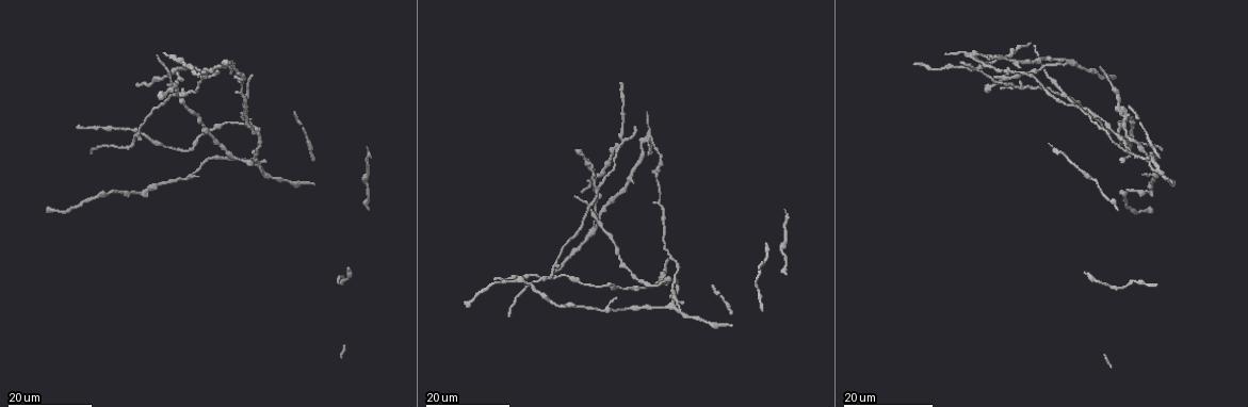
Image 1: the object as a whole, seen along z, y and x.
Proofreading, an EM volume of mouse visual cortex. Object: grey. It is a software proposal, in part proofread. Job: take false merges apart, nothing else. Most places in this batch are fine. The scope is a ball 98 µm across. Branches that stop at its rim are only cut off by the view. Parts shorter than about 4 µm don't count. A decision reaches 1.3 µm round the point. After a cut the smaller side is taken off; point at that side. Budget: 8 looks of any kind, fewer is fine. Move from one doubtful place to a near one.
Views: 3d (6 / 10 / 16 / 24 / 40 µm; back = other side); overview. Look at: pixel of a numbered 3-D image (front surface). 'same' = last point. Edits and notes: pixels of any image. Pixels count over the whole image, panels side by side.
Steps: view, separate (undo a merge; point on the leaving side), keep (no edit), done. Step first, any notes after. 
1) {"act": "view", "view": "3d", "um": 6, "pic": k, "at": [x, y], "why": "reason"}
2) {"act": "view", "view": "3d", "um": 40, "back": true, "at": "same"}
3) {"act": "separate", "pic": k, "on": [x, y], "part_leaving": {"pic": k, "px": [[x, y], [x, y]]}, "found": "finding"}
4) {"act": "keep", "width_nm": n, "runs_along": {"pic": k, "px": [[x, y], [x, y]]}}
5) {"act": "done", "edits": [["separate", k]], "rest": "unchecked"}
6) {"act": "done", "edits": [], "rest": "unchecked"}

{"act": "view", "view": "3d", "um": 24, "pic": 1, "at": [672, 303]}

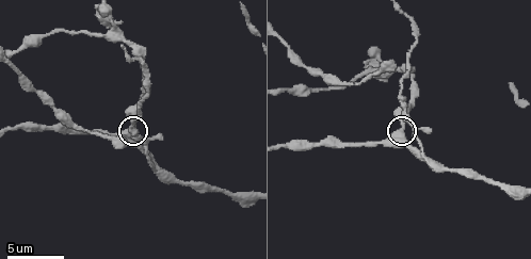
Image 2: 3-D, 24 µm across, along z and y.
{"act": "view", "view": "3d", "um": 6, "pic": 2, "at": [400, 131]}

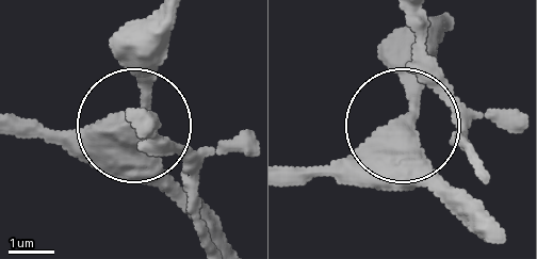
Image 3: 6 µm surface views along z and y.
{"act": "keep", "runs_along": {"pic": 3, "px": [[484, 215], [392, 124], [335, 162], [289, 170]]}, "found": "continuous, no second neuron"}

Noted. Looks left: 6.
{"act": "view", "view": "3d", "um": 10, "pic": 2, "at": [156, 167], "why": "two arms in line, one across"}

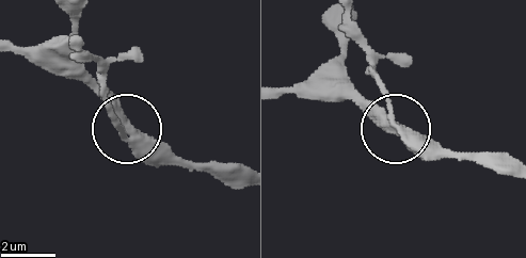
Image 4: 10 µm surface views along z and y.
{"act": "keep", "width_nm": 360, "runs_along": {"pic": 4, "px": [[344, 13], [395, 128], [439, 156]]}, "found": "continuous, no second neuron"}

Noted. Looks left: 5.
{"act": "view", "view": "3d", "um": 24, "pic": 1, "at": [657, 175], "why": "small branch off a trunk"}

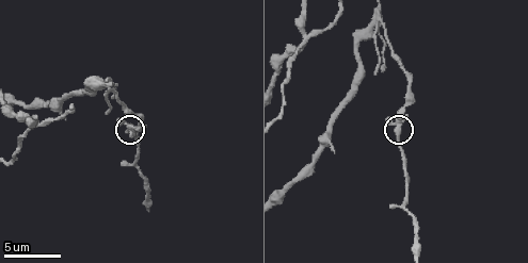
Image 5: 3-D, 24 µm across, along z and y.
{"act": "view", "view": "3d", "um": 10, "pic": 5, "at": [399, 129]}

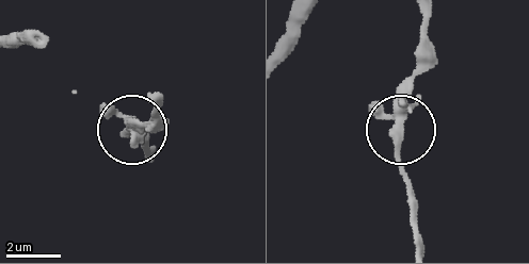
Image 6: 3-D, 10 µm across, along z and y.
{"act": "keep", "runs_along": {"pic": 6, "px": [[398, 126], [398, 165], [412, 203]]}, "found": "continuous, no second neuron"}

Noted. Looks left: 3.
{"act": "view", "view": "3d", "um": 24, "pic": 1, "at": [979, 67], "why": "looks like a crossing"}

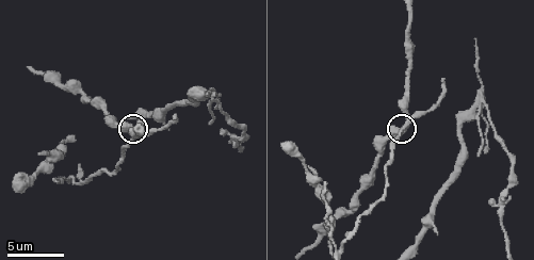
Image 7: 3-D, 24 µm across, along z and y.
{"act": "view", "view": "3d", "um": 10, "at": "same", "why": "closer look"}

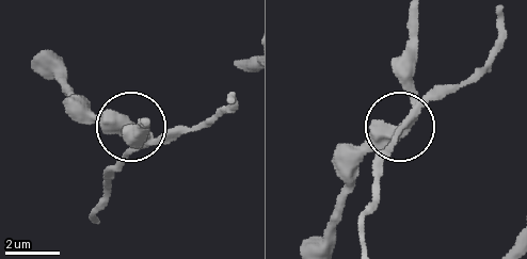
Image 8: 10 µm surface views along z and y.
{"act": "separate", "pic": 8, "on": [182, 126], "arms": 4, "part_leaving": {"pic": 8, "px": [[418, 107], [382, 166], [364, 242]]}, "found": "a second neuron is stuck on"}

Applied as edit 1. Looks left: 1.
{"act": "done", "edits": [["separate", 8]], "rest": "unchecked"}

